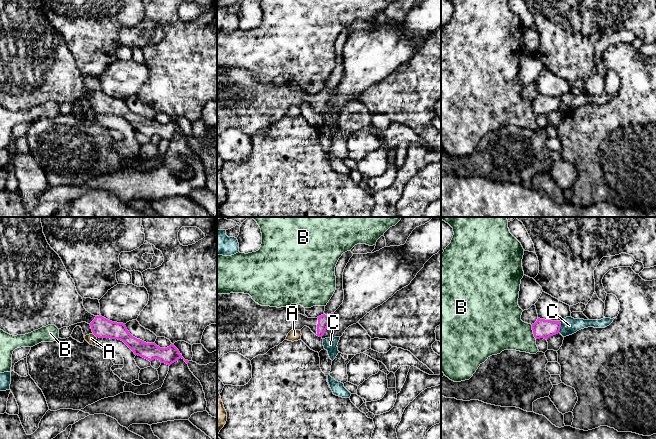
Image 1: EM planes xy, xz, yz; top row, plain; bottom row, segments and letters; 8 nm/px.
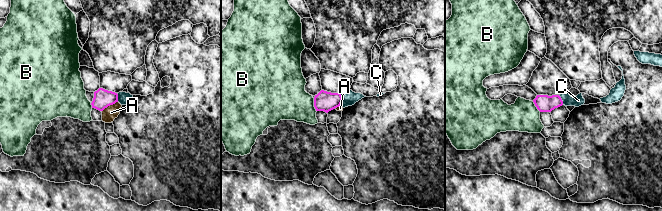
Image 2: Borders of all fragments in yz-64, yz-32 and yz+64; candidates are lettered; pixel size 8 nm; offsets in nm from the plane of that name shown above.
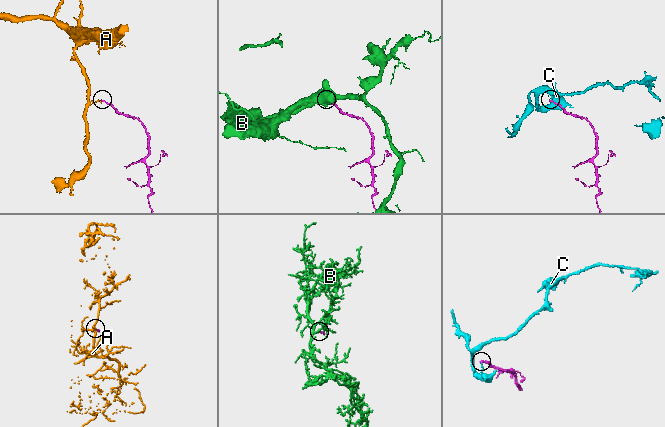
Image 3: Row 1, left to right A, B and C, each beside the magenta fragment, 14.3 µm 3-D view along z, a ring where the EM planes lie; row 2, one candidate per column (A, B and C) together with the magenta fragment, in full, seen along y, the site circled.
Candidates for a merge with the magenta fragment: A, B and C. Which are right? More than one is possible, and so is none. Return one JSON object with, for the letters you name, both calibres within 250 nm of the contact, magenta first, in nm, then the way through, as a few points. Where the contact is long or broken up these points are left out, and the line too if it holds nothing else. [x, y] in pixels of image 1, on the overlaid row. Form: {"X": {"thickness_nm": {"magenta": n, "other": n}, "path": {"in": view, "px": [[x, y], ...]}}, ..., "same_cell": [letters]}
{"same_cell": []}

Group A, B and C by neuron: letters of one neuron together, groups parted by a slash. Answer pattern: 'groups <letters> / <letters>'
groups A / B / C

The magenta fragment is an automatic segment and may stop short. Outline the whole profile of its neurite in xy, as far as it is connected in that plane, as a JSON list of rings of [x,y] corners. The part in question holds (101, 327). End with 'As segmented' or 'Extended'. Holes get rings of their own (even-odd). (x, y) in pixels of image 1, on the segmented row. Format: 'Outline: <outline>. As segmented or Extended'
Outline: [[[0,217],[0,329],[17,336],[31,333],[48,325],[55,325],[61,329],[81,322],[88,323],[96,337],[121,340],[135,355],[150,362],[158,359],[161,363],[170,366],[178,359],[184,359],[173,344],[167,348],[160,348],[155,343],[146,343],[133,337],[125,324],[112,322],[100,315],[94,316],[89,313],[84,308],[83,299],[78,294],[75,283],[61,258],[48,244],[43,233],[41,217]]]. Extended

